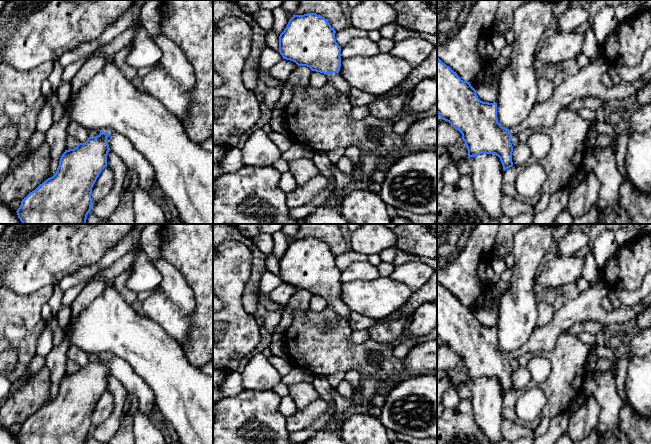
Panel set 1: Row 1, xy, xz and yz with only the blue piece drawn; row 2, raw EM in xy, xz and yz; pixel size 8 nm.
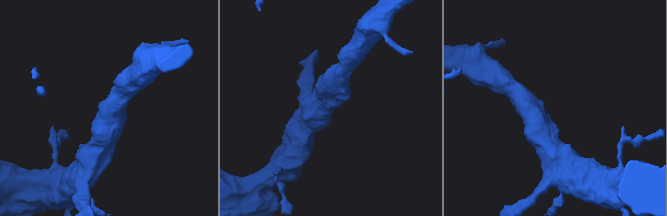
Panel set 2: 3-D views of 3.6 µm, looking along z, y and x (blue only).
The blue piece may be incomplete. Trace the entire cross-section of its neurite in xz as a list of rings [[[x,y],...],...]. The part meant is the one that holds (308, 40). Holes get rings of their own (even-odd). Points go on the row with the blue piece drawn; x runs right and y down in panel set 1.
[[[316,13],[294,14],[279,36],[279,52],[283,59],[293,61],[298,66],[307,66],[312,71],[326,74],[327,83],[333,85],[349,100],[351,87],[338,73],[341,67],[341,47],[336,42],[335,33],[336,31],[328,20]]]

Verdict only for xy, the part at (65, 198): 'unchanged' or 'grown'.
grown

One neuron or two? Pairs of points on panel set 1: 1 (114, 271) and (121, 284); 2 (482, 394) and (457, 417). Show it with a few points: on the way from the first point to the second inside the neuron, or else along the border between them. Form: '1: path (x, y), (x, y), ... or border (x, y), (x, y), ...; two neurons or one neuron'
1: border (128, 268), (113, 280); two neurons
2: border (470, 400), (473, 417), (479, 426); two neurons

